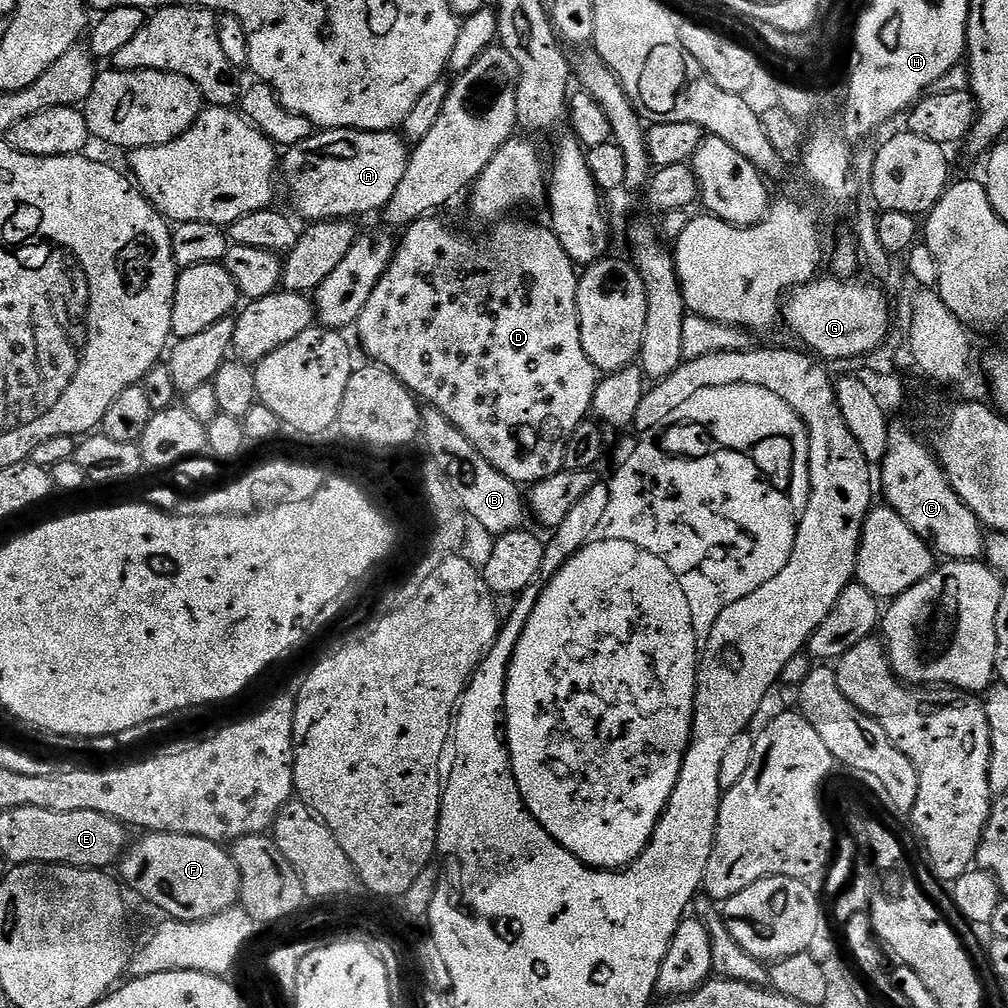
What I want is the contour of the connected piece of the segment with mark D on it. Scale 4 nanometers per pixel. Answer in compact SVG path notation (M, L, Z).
M436 218L416 220L403 229L404 236L395 245L392 261L382 274L378 286L374 286L374 294L370 294L370 302L362 310L354 325L354 332L360 335L360 344L368 355L369 361L390 370L403 382L417 401L423 402L428 408L436 408L444 417L470 438L477 450L506 478L515 484L531 486L540 480L549 480L557 476L564 468L566 446L578 430L580 424L589 419L592 412L592 399L596 393L598 373L596 368L586 358L586 350L582 350L582 334L578 318L578 302L576 301L576 286L578 283L578 268L572 259L562 250L562 242L553 234L551 227L540 224L527 224L524 220L504 218L493 223L485 236L475 240L448 224L443 224Z

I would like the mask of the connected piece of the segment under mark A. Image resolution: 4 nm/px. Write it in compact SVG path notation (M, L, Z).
M329 128L292 145L282 156L282 180L288 183L292 204L305 216L305 221L357 218L367 212L379 213L394 198L410 155L403 135L391 132L363 132L357 128Z

